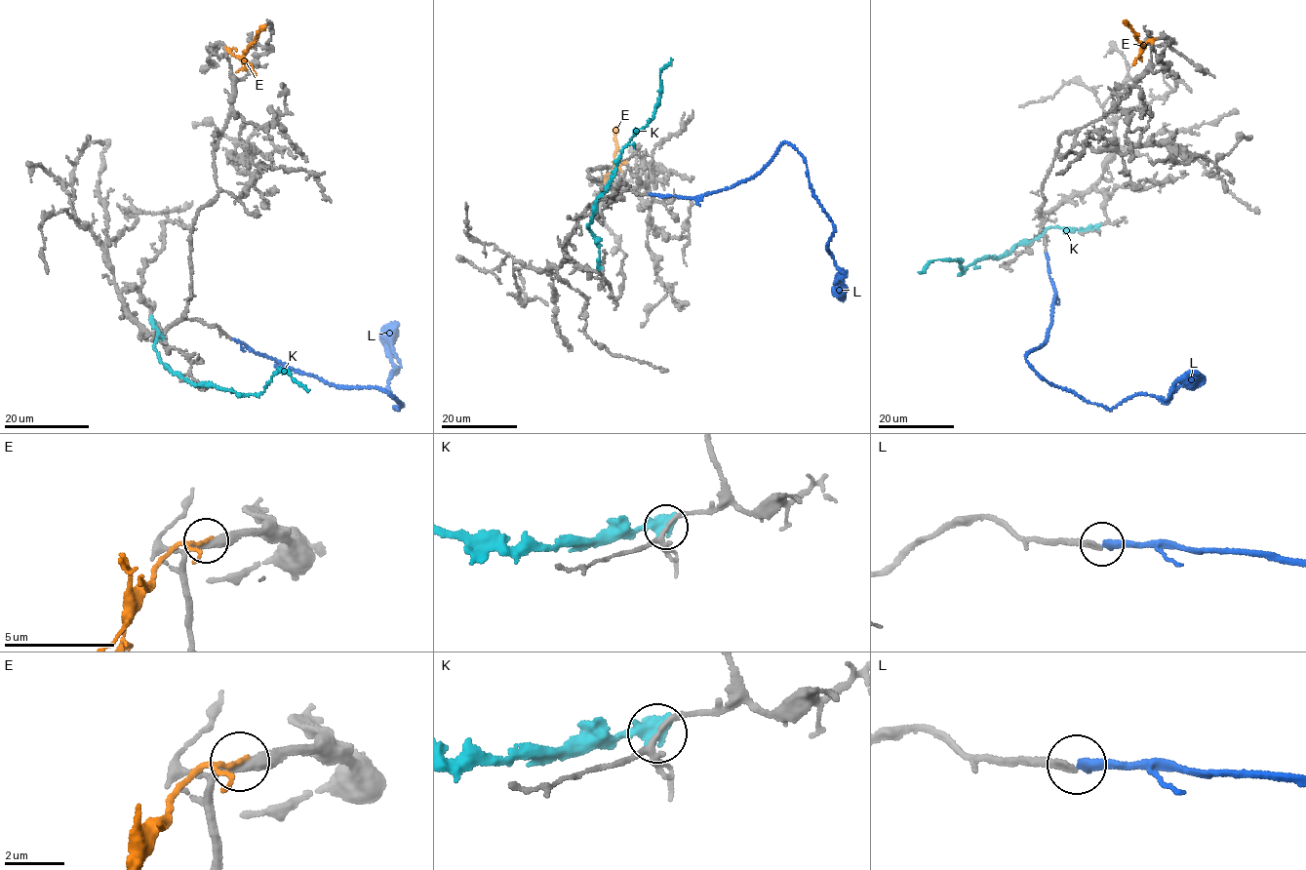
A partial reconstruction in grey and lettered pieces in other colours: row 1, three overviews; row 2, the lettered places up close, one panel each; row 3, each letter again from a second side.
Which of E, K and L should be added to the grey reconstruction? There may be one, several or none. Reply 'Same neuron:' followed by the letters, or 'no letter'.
Same neuron: no letter

